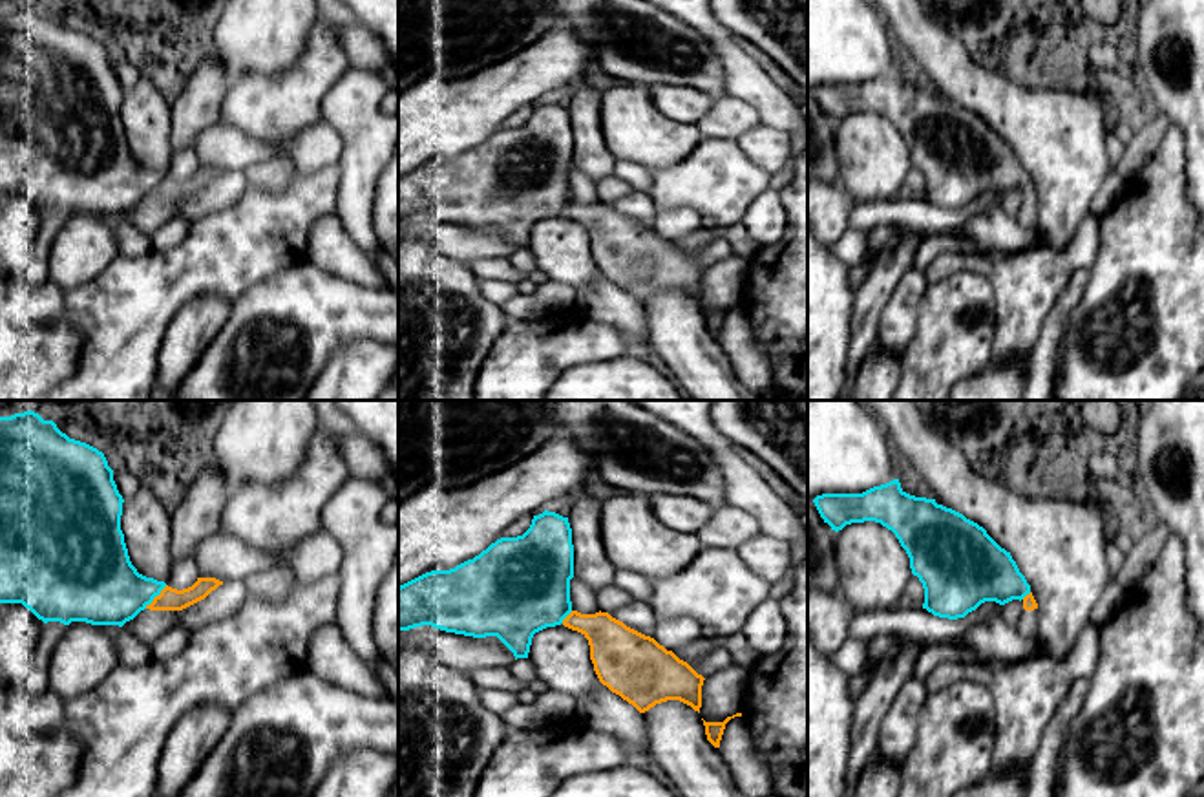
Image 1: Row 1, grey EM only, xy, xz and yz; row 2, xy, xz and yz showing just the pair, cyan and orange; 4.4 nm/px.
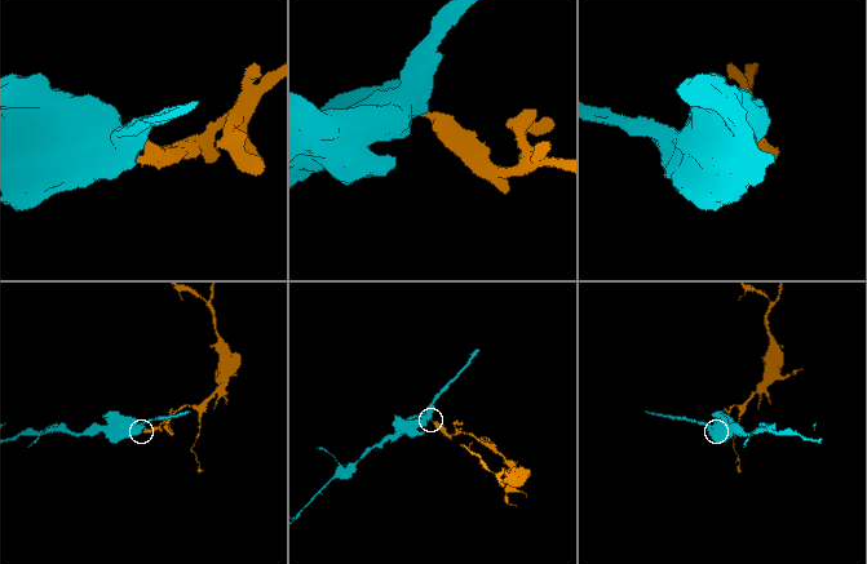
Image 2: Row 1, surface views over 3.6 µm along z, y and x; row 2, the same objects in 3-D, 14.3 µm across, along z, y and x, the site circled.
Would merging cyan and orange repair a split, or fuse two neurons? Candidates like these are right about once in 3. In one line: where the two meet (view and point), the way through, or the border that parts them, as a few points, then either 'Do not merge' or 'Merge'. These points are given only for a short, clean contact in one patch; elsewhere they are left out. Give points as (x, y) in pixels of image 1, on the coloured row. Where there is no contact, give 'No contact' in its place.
Touches cyan at xy (156, 595). Boundary: xy (167, 585), (145, 607). Do not merge

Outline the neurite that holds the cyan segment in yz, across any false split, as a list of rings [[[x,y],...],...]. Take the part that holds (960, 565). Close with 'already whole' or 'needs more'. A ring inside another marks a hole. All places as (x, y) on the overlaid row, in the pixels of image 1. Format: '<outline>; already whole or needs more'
[[[899,479],[862,494],[822,494],[813,503],[835,532],[864,521],[892,530],[923,583],[923,609],[934,616],[957,620],[985,601],[1005,605],[1030,594],[1010,552],[983,526],[935,499],[906,494]]]; already whole

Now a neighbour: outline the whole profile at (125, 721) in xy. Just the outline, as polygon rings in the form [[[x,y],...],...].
[[[327,574],[309,585],[294,579],[281,601],[247,594],[234,616],[194,631],[186,647],[174,658],[152,658],[139,667],[117,665],[91,691],[66,702],[68,726],[82,740],[84,755],[75,784],[57,797],[152,797],[157,784],[159,757],[177,720],[190,709],[206,704],[232,715],[247,698],[305,669],[311,636],[323,625],[336,625],[338,594],[338,574]]]

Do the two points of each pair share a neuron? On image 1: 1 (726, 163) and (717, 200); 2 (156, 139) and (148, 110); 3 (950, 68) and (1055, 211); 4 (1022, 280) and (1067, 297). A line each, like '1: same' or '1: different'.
1: same
2: same
3: same
4: different

